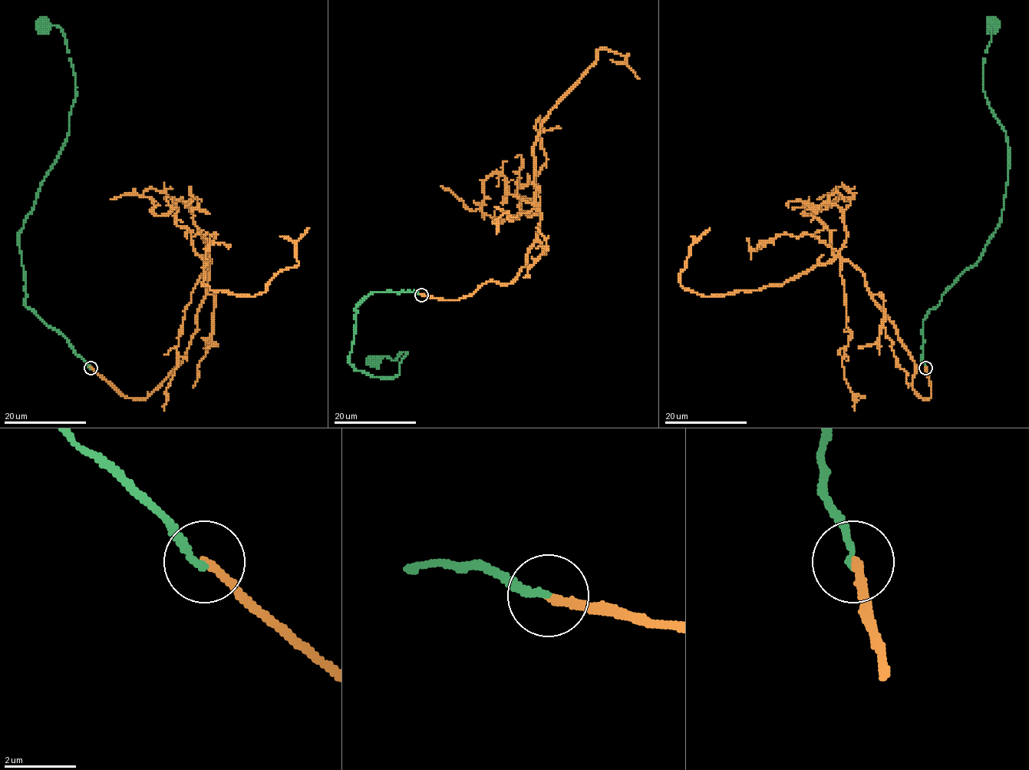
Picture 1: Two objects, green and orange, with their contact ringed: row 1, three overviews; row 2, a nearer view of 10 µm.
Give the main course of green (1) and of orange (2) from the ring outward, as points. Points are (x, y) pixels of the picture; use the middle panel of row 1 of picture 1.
1: (421, 294), (374, 291), (355, 308), (349, 361), (356, 370), (394, 377), (406, 352), (394, 361), (373, 358)
2: (421, 294), (464, 299), (518, 276), (539, 234), (533, 150), (542, 121), (604, 47), (628, 55), (639, 79)

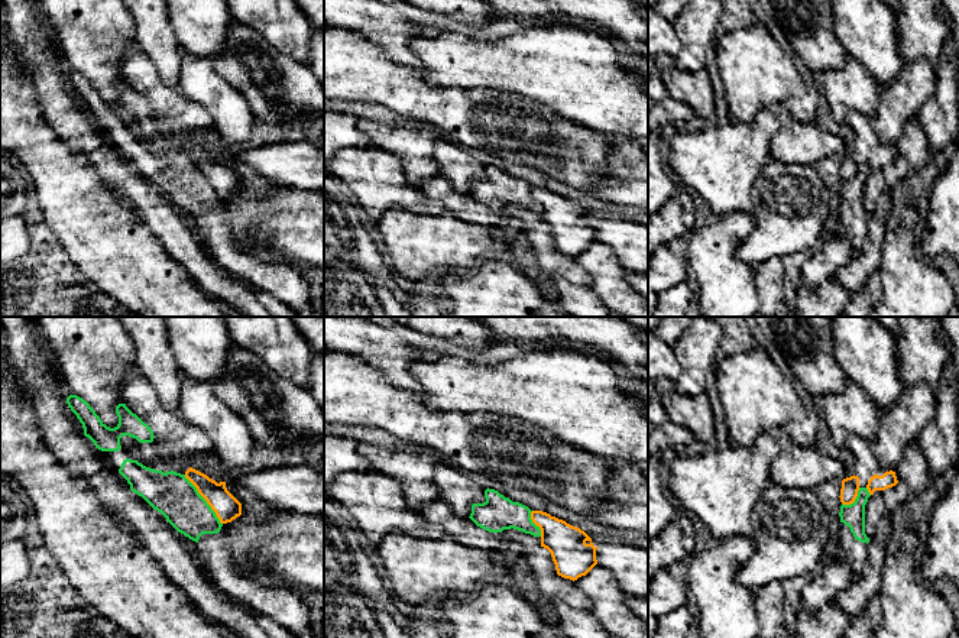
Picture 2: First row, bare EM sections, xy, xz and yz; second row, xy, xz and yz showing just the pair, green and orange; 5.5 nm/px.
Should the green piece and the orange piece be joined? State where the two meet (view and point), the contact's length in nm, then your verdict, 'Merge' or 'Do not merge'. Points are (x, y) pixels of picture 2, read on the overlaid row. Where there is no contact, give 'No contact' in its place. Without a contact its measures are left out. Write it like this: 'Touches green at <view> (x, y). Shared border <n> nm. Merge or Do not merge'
Touches green at xy (204, 499). Shared border 360 nm. Do not merge

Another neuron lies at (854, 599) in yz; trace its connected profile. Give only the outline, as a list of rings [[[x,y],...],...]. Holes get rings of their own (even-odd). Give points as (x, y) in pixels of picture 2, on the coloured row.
[[[872,540],[868,543],[868,558],[859,576],[852,577],[851,584],[840,590],[835,602],[851,618],[865,612],[868,602],[878,596],[881,583],[881,566],[887,556],[887,543]]]

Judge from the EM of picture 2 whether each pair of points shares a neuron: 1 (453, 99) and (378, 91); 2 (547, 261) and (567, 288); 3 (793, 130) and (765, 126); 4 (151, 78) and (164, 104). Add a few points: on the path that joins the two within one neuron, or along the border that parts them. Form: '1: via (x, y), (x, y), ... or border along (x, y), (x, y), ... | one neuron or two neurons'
1: via (434, 99), (397, 94) | one neuron
2: border along (554, 278), (589, 287) | two neurons
3: border along (768, 109), (777, 119), (771, 156) | two neurons
4: via (151, 84), (162, 99) | one neuron

